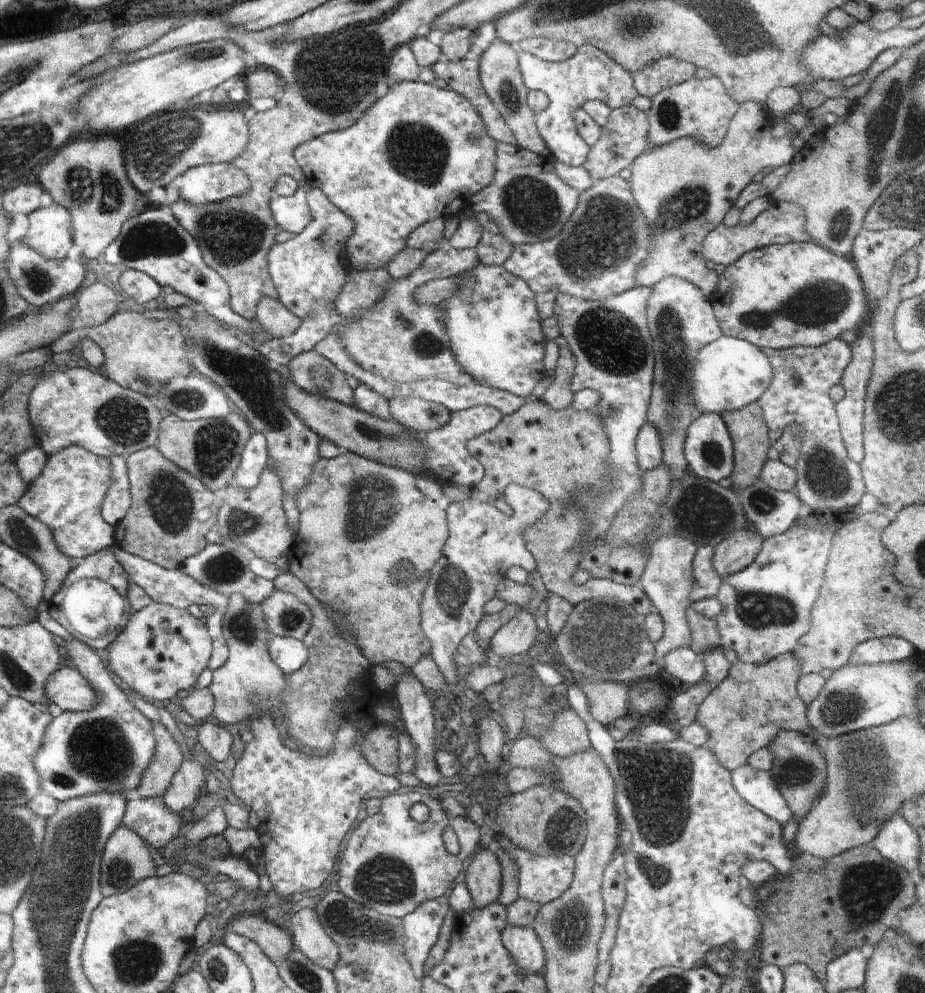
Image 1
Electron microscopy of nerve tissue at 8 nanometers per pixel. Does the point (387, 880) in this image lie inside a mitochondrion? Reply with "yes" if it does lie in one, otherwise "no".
yes

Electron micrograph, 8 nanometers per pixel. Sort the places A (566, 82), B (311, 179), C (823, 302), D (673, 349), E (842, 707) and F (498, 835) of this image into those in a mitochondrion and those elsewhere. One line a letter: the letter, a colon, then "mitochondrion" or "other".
A: other
B: other
C: mitochondrion
D: mitochondrion
E: mitochondrion
F: other

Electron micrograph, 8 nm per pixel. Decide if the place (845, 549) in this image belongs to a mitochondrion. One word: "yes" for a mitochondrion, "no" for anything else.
no

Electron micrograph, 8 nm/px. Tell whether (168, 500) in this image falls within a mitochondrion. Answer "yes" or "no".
yes

